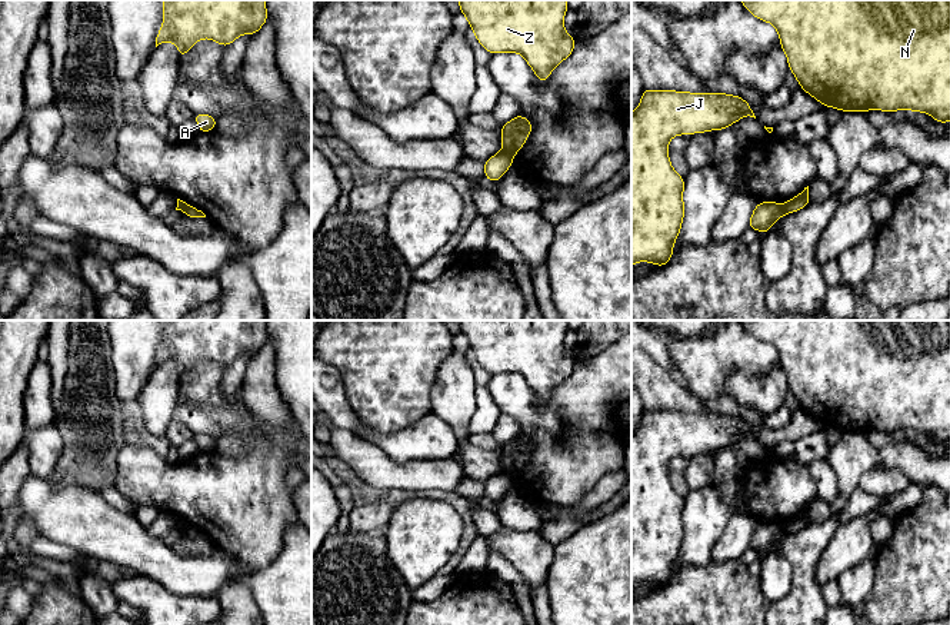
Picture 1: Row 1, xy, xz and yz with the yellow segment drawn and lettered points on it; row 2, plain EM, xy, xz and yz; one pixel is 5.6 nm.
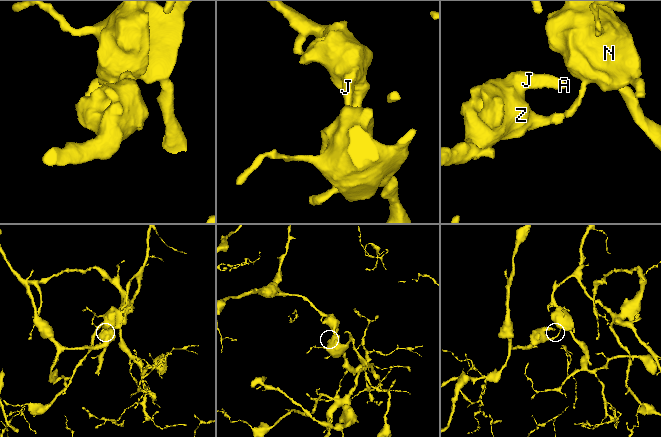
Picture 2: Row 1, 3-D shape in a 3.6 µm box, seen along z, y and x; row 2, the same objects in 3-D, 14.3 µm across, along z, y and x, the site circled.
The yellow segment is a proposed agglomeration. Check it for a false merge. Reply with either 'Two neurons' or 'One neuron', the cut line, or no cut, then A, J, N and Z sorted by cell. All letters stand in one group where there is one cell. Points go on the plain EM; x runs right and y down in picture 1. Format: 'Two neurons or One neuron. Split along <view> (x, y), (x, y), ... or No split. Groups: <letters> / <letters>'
Two neurons. Split along xz (502, 471), (512, 478). Groups: A J Z / N

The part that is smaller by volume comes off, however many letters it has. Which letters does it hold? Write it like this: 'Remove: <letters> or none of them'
Remove: A, J, Z

